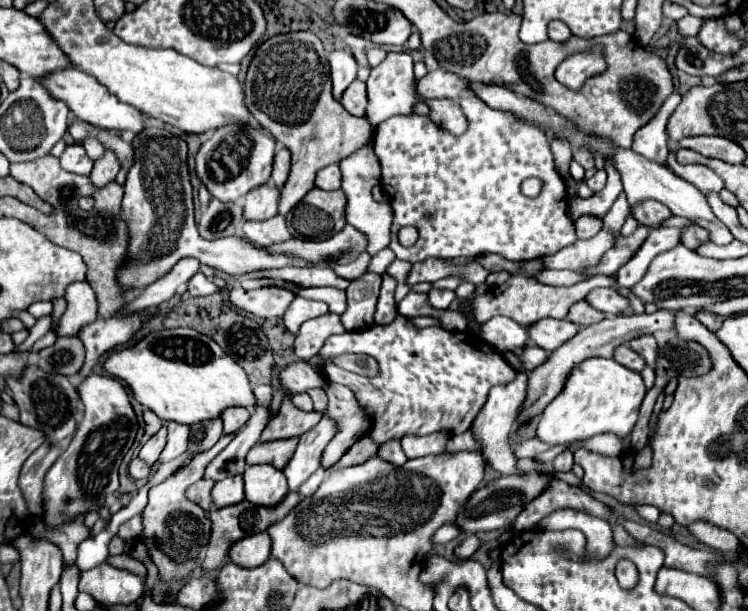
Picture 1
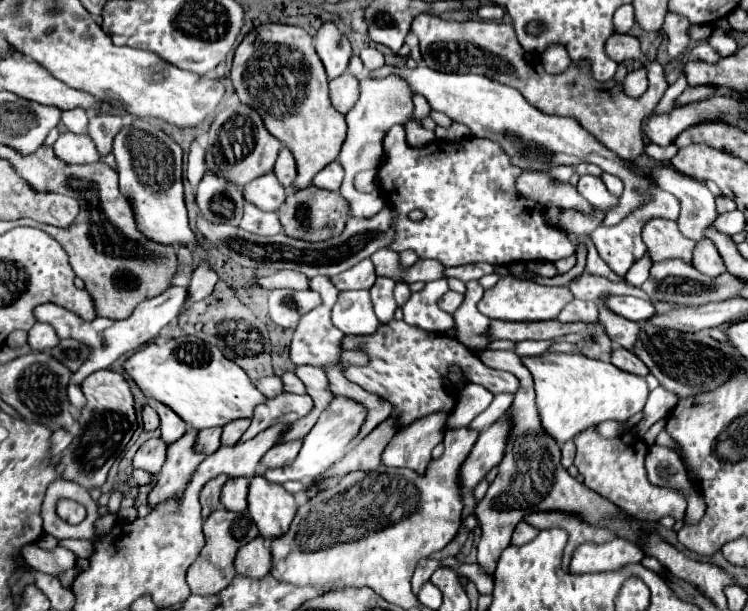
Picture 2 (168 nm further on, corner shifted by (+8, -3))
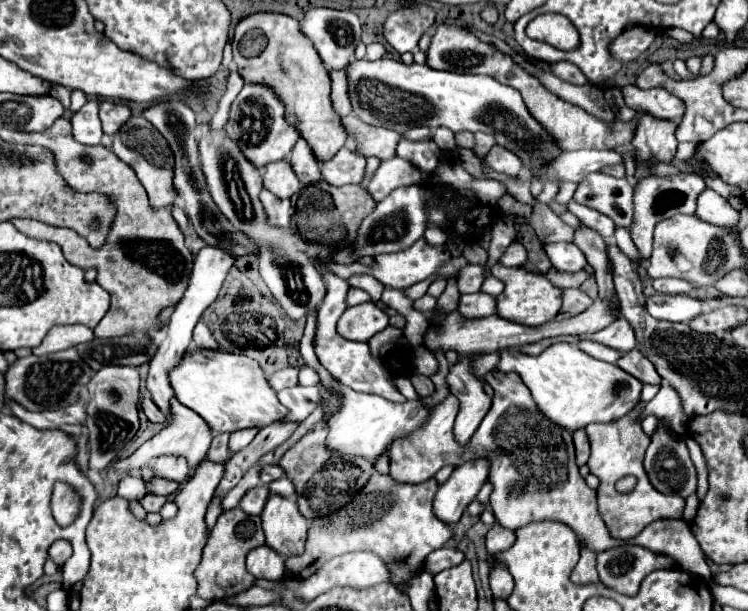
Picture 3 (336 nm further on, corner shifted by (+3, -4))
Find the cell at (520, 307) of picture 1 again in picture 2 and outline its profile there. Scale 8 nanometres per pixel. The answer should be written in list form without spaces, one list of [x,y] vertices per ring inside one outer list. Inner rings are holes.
[[[500,277],[500,281],[492,289],[484,291],[484,297],[478,303],[478,311],[490,319],[500,321],[546,321],[556,319],[564,305],[568,305],[572,299],[574,297],[568,287],[544,287],[528,279]]]

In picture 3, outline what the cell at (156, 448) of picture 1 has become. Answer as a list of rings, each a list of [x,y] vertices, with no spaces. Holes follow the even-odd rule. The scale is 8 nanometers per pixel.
[[[159,456],[155,462],[155,472],[163,478],[175,480],[175,482],[187,482],[191,476],[191,468],[185,458],[181,456]]]

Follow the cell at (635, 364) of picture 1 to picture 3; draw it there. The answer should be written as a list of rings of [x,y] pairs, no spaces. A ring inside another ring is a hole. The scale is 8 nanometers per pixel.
[[[631,350],[631,352],[623,354],[623,360],[619,360],[617,366],[623,368],[625,372],[629,372],[631,376],[635,376],[637,380],[641,380],[643,384],[659,384],[661,382],[661,376],[657,374],[655,366],[639,350]]]

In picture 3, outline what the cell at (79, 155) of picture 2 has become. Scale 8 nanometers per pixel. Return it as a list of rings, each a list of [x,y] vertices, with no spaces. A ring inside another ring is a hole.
[[[89,100],[79,112],[73,114],[73,118],[71,118],[73,136],[81,144],[95,146],[95,144],[101,142],[103,130],[101,130],[101,120],[99,120],[97,112],[99,112],[99,102],[97,100]]]

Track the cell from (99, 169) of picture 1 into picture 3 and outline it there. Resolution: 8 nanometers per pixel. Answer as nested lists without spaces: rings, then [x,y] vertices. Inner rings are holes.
[[[101,102],[101,110],[99,110],[99,118],[101,118],[101,124],[103,124],[103,132],[105,134],[115,134],[121,124],[125,120],[129,120],[131,112],[125,104],[115,104],[115,102]]]

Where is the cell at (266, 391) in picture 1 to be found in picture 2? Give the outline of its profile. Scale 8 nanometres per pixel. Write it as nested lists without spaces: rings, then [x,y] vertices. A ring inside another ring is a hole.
[[[270,375],[270,377],[264,377],[262,383],[256,383],[256,389],[258,389],[266,399],[270,399],[270,397],[276,397],[276,395],[282,393],[282,381],[280,381],[280,377]]]

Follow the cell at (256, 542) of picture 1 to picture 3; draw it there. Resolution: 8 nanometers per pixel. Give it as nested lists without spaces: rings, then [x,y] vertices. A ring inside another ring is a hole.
[[[259,546],[247,554],[247,570],[255,578],[281,580],[285,574],[285,558],[269,546]]]

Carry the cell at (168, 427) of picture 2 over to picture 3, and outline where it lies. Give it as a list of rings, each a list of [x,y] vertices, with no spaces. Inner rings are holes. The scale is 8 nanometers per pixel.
[[[203,246],[195,258],[195,266],[193,266],[193,274],[191,274],[191,282],[189,282],[189,288],[185,292],[185,296],[181,298],[181,302],[175,306],[173,314],[171,314],[171,322],[167,326],[167,336],[165,340],[159,344],[159,350],[157,354],[153,356],[151,360],[151,368],[149,368],[149,376],[147,376],[147,390],[151,392],[155,404],[159,406],[161,412],[167,412],[169,408],[169,400],[173,396],[173,388],[169,384],[169,372],[179,366],[179,362],[183,360],[185,352],[189,350],[191,346],[191,336],[193,336],[193,328],[195,324],[199,322],[203,310],[217,298],[219,290],[221,290],[221,284],[229,272],[229,268],[235,264],[235,258],[221,250],[221,248],[215,248],[215,246]]]

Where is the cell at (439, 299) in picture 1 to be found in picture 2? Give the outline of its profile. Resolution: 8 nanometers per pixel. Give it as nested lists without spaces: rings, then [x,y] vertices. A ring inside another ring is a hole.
[[[448,291],[448,293],[444,293],[444,295],[442,295],[442,299],[438,301],[438,307],[440,307],[442,311],[454,313],[454,311],[456,311],[456,307],[460,307],[462,299],[464,299],[464,295],[454,293],[454,291]]]

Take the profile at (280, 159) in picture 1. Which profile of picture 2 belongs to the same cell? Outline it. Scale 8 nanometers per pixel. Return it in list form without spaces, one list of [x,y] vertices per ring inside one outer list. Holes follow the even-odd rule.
[[[288,147],[280,149],[276,165],[274,165],[274,175],[282,187],[286,187],[286,189],[292,187],[292,181],[296,177],[296,163],[294,163],[294,157],[292,157]]]

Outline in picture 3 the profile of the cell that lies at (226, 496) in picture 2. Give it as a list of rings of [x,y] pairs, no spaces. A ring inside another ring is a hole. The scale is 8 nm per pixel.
[[[257,486],[257,488],[253,488],[251,492],[247,492],[247,494],[243,496],[243,500],[241,500],[239,506],[241,506],[245,512],[261,514],[261,510],[265,508],[267,498],[269,498],[269,490],[267,490],[267,486]]]

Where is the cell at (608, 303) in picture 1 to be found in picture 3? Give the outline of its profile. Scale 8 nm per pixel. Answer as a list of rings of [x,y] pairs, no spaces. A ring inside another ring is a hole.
[[[655,294],[647,298],[647,312],[659,320],[691,322],[703,314],[703,302],[689,294]]]

